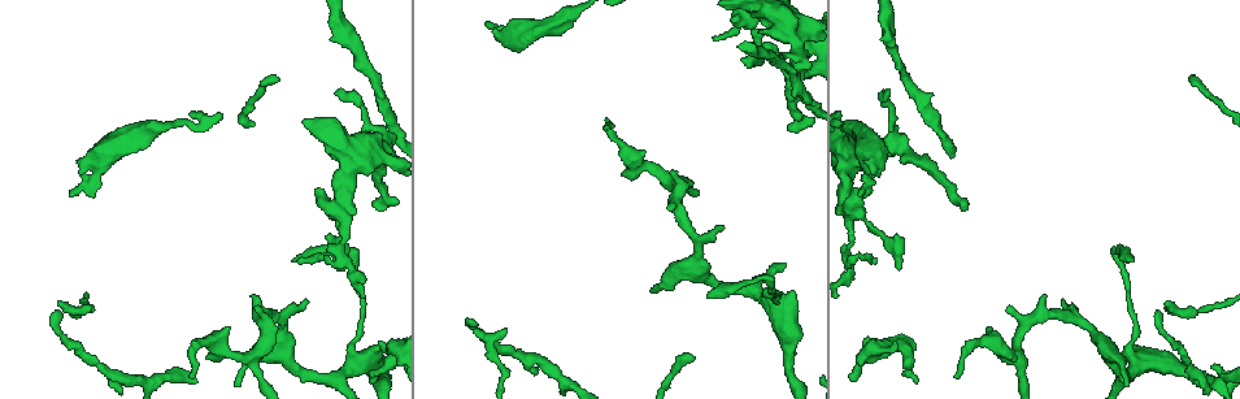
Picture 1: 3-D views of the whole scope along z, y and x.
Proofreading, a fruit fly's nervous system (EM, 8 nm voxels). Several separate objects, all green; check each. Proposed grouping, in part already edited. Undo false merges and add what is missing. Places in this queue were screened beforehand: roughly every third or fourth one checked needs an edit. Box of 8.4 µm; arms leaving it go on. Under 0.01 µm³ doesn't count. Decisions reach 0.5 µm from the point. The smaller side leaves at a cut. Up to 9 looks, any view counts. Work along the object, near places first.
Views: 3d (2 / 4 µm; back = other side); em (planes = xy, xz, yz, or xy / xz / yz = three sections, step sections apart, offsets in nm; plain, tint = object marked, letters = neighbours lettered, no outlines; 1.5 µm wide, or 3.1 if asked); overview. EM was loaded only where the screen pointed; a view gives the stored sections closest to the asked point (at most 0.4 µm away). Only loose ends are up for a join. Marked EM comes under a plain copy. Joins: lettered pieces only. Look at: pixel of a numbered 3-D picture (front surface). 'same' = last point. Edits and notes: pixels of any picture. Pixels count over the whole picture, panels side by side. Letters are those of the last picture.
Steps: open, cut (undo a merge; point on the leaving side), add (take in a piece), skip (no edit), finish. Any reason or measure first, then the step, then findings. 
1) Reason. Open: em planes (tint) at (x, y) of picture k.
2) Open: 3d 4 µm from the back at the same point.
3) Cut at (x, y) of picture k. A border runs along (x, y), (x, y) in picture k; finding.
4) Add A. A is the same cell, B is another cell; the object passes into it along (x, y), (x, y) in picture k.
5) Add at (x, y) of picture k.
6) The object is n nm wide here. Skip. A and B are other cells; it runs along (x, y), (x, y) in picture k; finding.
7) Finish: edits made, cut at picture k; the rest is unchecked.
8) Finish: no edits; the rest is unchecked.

Tapers out. Open: em xz step 4 (letters) at (873, 258) of picture 1.

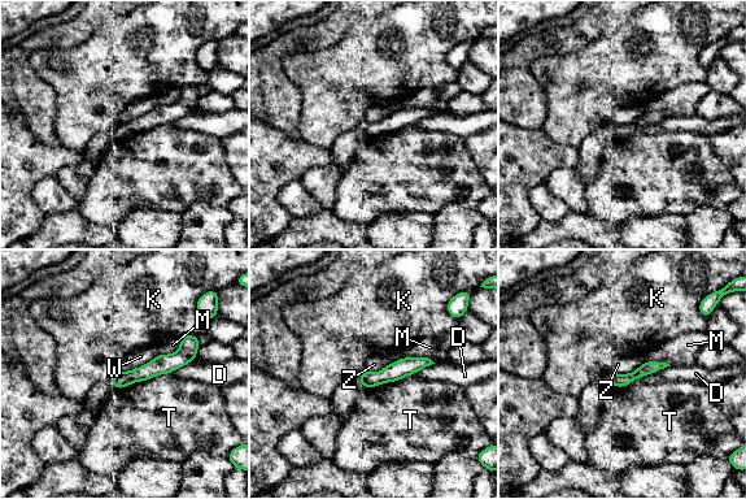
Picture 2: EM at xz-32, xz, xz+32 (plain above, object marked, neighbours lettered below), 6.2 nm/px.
Skip. D, K, M, T, W and Z are other cells; no lettered piece goes on from it.

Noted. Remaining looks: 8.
Branch stops here. Open: 3d 2 µm at (917, 381) of picture 1.

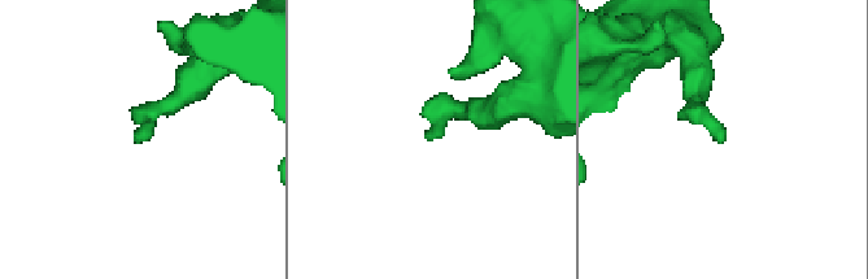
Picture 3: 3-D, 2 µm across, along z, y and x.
Open: em xz step 8 (tint) at (721, 139) of picture 3.

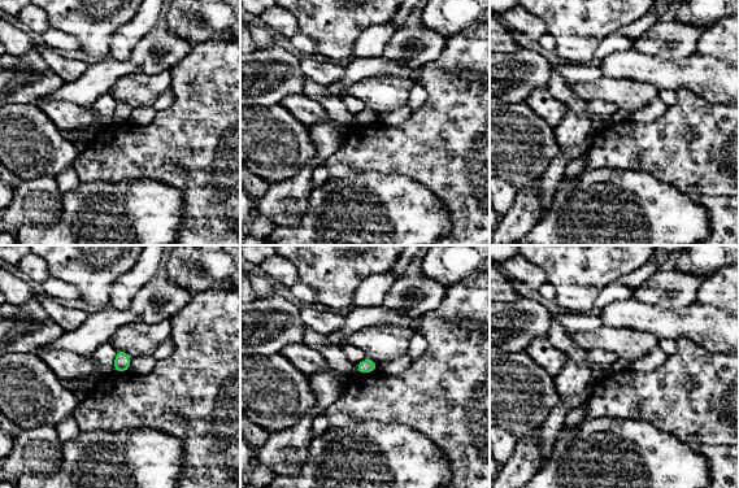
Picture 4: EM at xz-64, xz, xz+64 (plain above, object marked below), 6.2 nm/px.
Open: em planes (letters) at the same point.

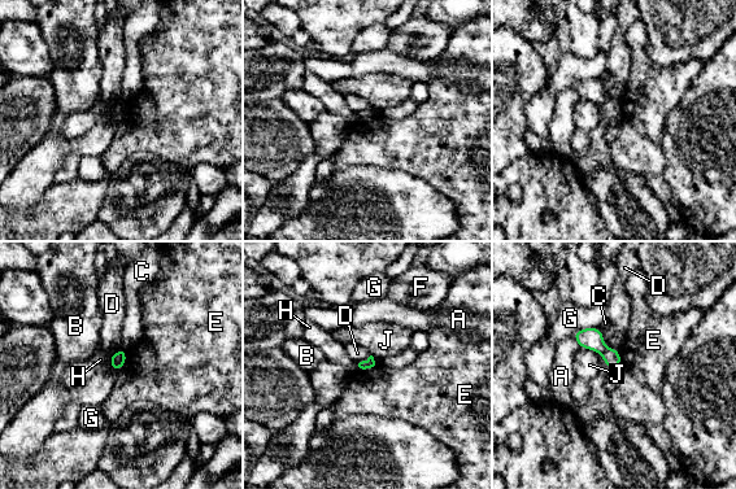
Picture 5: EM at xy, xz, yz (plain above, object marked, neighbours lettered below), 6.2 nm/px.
Skip. A, B, C, D, E, F, G, H and J are other cells; a border runs along (125, 349), (125, 363), (116, 370) in picture 5; no lettered piece goes on from it.

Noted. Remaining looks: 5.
Branch stops here. Open: 3d 4 µm at (485, 23) of picture 1.

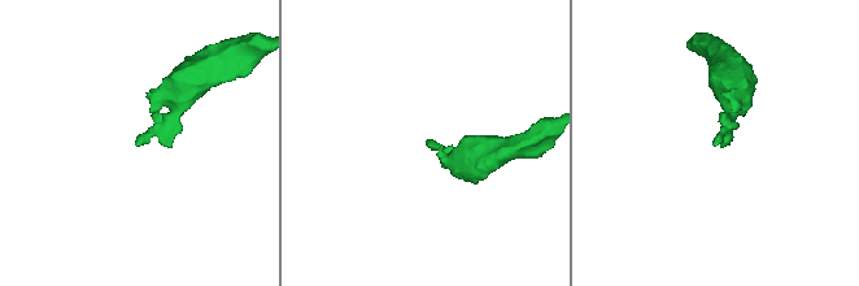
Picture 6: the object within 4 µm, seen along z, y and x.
Open: em xz step 8 (letters) at (429, 140) of picture 6.

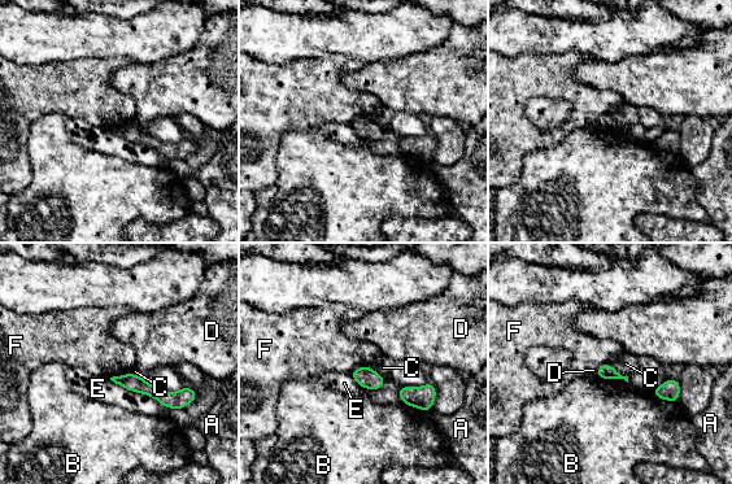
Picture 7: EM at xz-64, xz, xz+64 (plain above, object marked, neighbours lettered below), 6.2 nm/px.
Skip. A, B, C, D, E and F are other cells; it runs along (117, 379), (160, 396), (178, 395) in picture 7; no lettered piece goes on from it.

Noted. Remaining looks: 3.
Thin end. Open: 3d 4 µm at (59, 312) of picture 1.

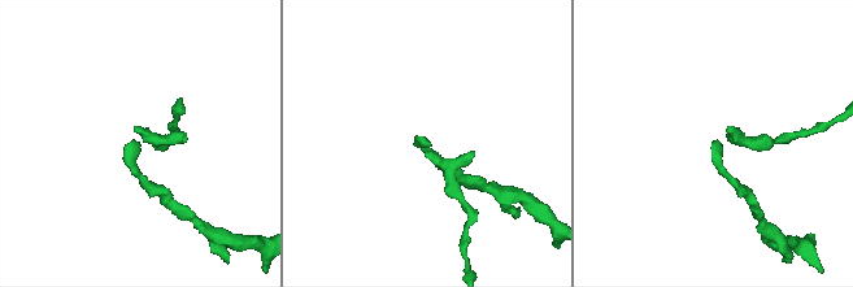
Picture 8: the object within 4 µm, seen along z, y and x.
Open: em planes (letters) at (718, 142) of picture 8.

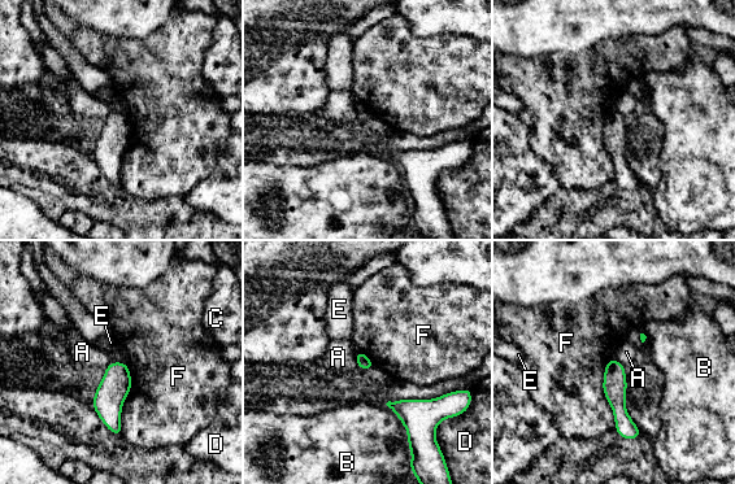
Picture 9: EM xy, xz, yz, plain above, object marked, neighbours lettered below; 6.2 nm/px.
The object is 90 nm wide here. Skip. A, B, C, D, E and F are other cells; it runs along (613, 362), (617, 406), (633, 436) in picture 9; none of them fits.

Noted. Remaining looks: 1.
Finish: no edits; the rest is unchecked.

